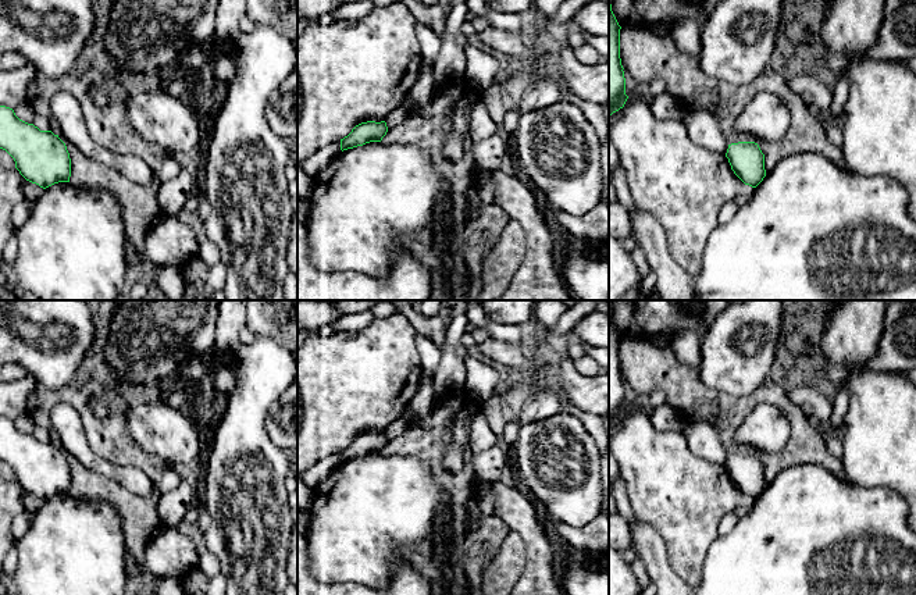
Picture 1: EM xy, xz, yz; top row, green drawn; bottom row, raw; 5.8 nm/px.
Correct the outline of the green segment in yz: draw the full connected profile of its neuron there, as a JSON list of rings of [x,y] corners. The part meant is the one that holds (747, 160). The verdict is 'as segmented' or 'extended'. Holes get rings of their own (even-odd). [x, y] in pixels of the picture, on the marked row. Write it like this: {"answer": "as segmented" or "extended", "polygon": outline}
{"answer": "as segmented", "polygon": [[[755,142],[728,145],[726,157],[734,174],[745,184],[756,188],[766,177],[764,154]]]}

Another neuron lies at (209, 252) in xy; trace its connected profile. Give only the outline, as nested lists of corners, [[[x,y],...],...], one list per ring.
[[[202,238],[197,257],[200,257],[208,267],[213,267],[221,261],[221,252],[214,242]]]

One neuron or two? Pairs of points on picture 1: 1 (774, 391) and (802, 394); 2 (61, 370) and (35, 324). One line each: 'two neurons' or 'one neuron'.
1: two neurons
2: one neuron

